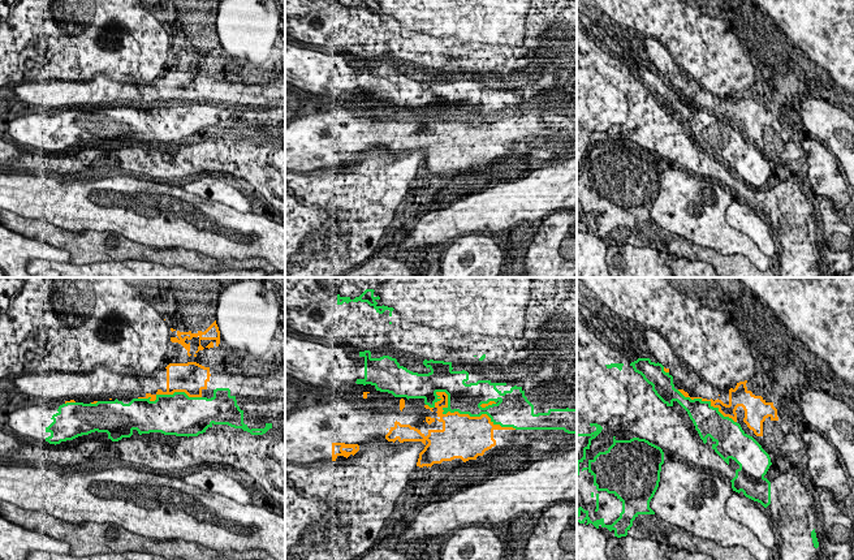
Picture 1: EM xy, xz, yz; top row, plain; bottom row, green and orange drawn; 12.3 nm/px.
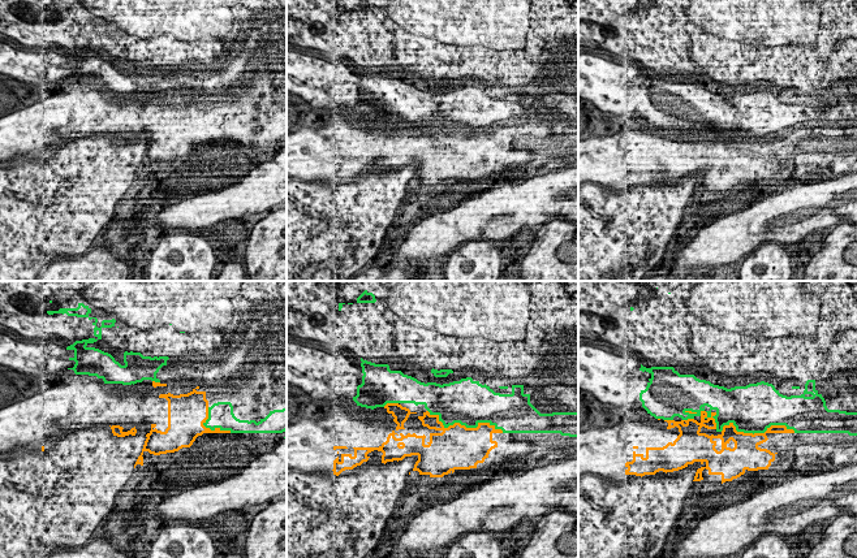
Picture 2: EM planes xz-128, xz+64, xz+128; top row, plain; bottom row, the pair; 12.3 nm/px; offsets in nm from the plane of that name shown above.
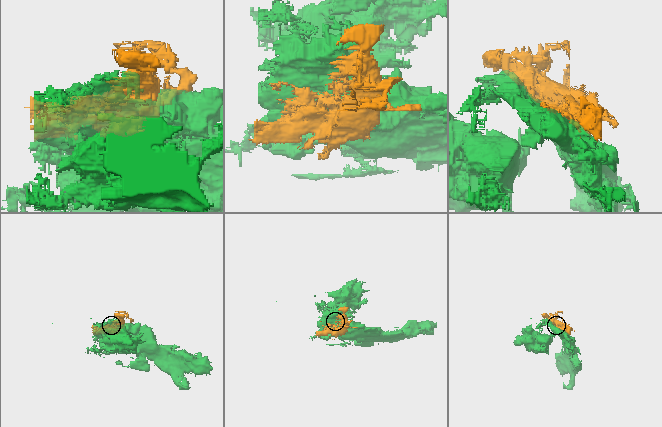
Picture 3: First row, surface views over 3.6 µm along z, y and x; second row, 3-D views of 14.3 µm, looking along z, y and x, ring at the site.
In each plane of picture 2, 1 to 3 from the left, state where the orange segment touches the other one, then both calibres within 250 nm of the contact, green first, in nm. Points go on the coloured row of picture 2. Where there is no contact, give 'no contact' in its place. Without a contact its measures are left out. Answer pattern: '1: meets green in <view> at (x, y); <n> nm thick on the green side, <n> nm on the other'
1: meets green in xz-128 at (209, 427); 320 nm thick on the green side, 360 nm on the other
2: meets green in xz+64 at (464, 424); 500 nm thick on the green side, 460 nm on the other
3: meets green in xz+128 at (757, 432); 500 nm thick on the green side, 300 nm on the other

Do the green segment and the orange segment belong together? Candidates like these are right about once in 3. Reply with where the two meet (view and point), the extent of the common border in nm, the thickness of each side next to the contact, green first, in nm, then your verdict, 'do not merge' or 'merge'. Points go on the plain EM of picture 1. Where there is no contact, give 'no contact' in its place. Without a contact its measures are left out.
xz (456, 119) | 1150 nm | 380/420 nm | do not merge

